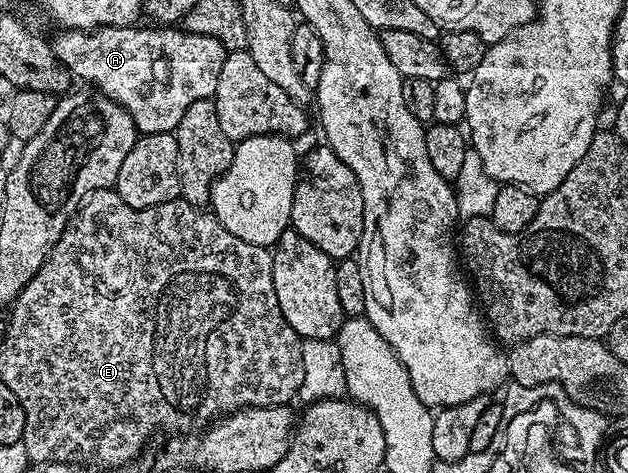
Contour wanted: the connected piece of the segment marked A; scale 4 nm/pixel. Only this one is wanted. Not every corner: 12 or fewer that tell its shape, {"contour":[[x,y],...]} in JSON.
{"contour":[[184,27],[52,37],[67,74],[174,133],[227,49]]}

